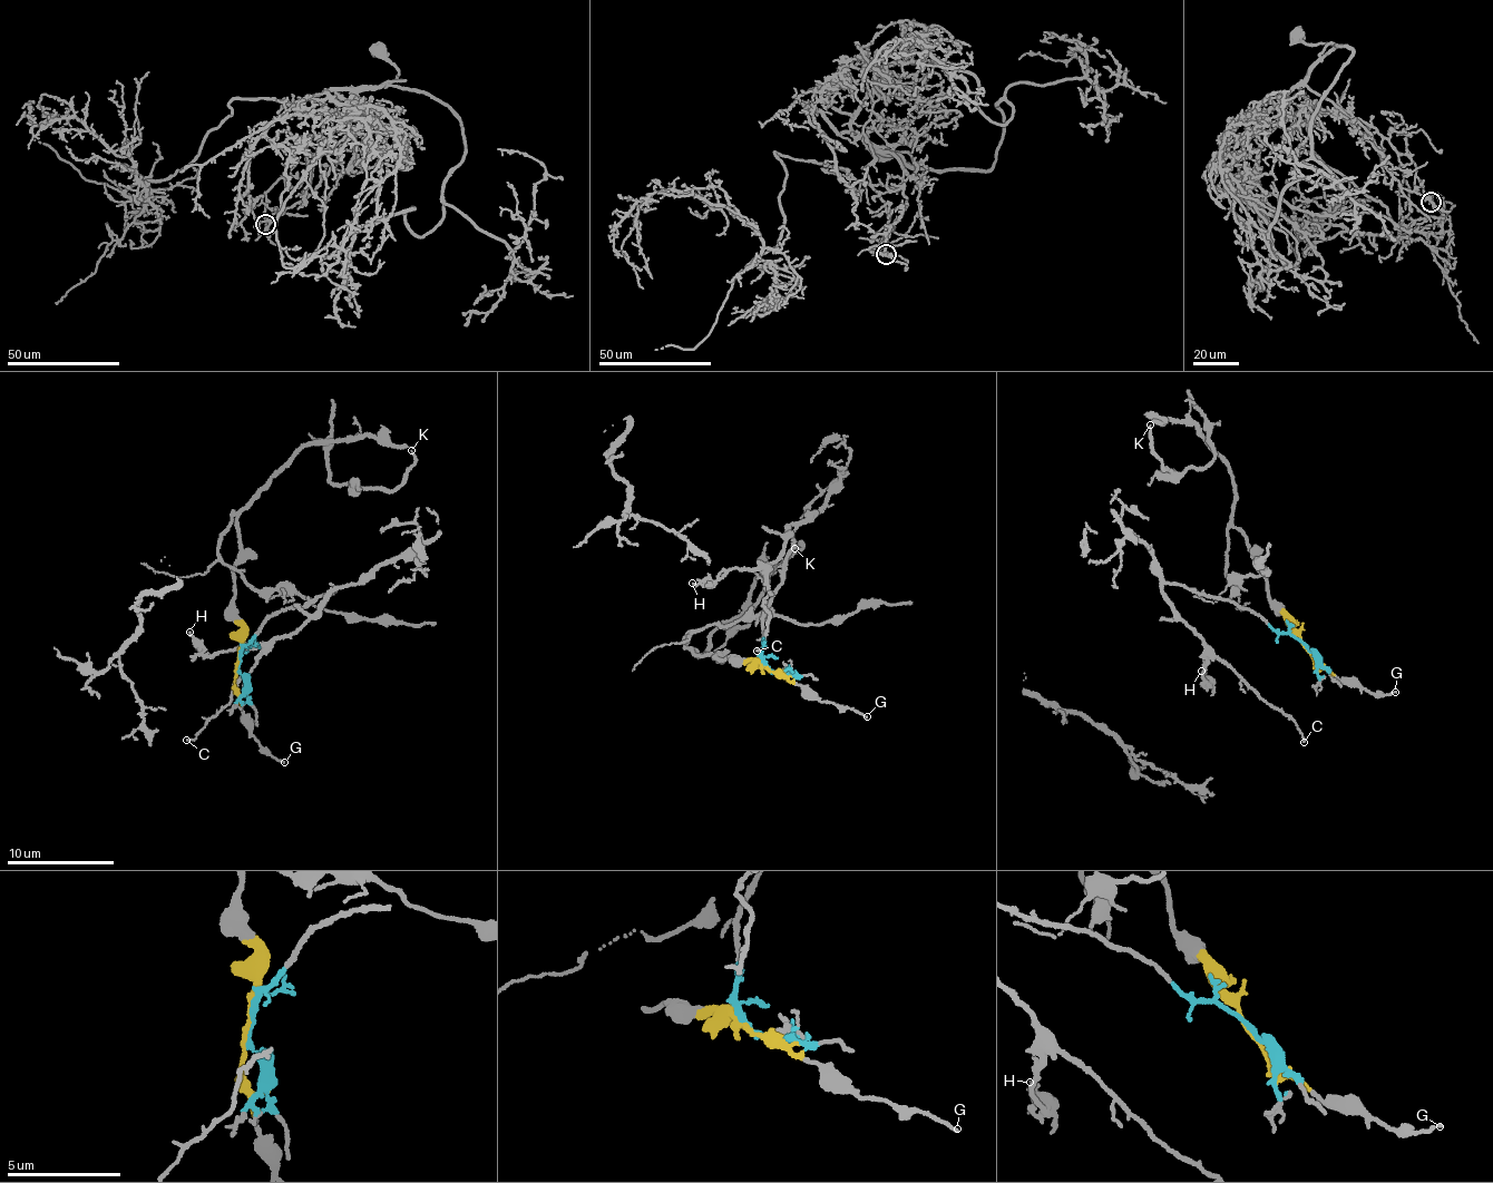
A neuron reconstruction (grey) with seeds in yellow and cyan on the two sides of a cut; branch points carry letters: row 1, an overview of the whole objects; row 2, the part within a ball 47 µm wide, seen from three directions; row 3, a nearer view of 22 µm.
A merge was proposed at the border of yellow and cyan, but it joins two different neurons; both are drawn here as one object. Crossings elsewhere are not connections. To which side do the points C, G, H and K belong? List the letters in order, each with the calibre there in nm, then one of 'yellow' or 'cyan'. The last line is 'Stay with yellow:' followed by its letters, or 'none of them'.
C: 120 nm | cyan
G: 120 nm | yellow
H: 140 nm | cyan
K: 150 nm | yellow
Stay with yellow: G, K

